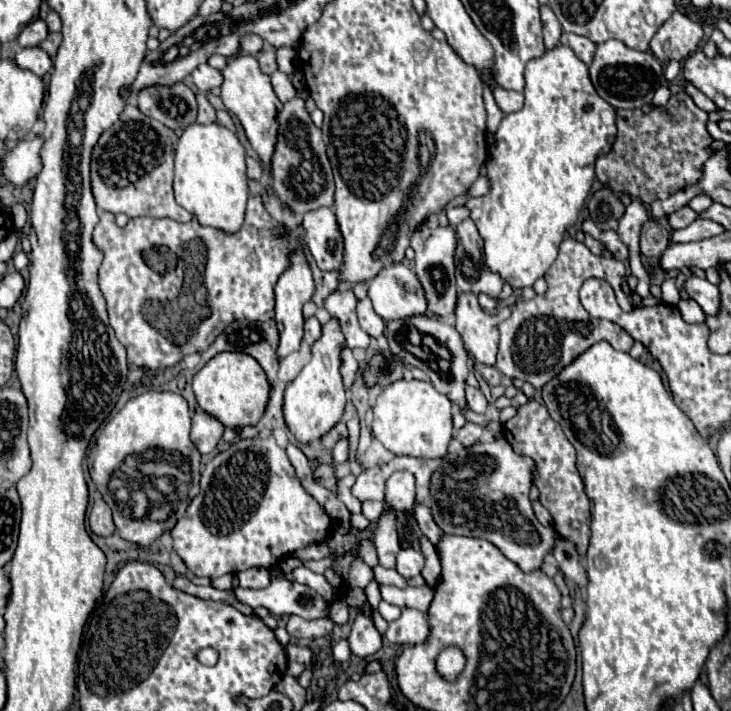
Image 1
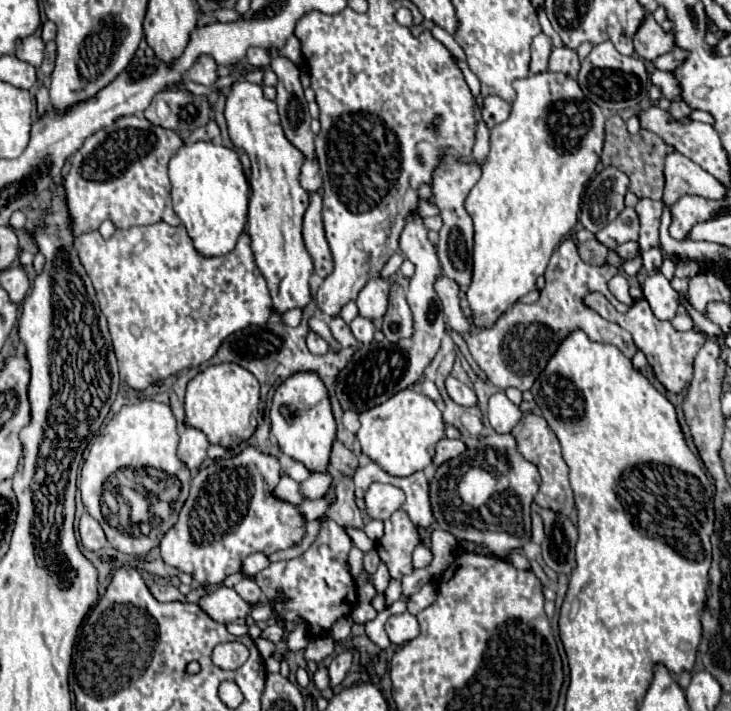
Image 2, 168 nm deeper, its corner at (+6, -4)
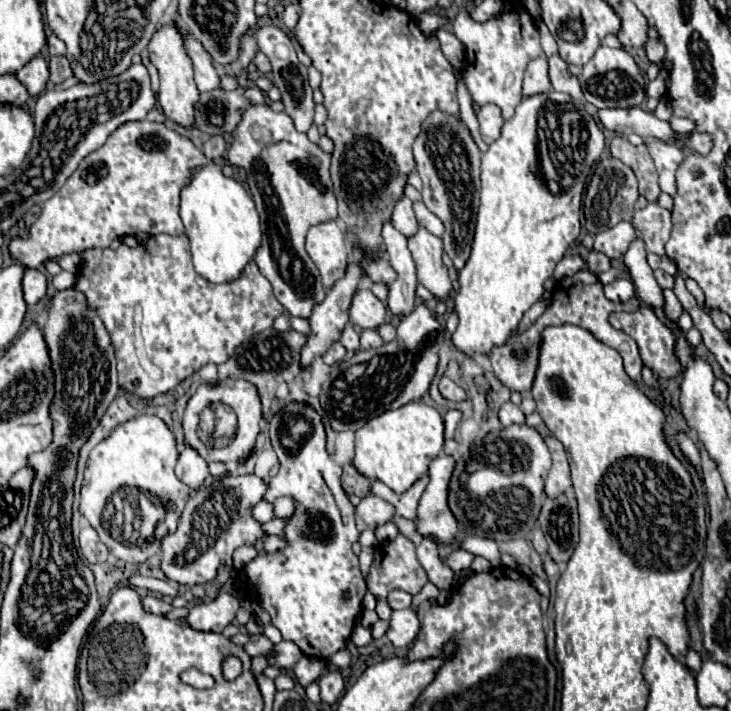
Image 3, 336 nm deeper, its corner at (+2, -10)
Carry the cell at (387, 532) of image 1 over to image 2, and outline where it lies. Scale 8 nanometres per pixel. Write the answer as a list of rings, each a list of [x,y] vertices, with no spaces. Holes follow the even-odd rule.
[[[380,562],[380,566],[378,566],[378,570],[376,570],[376,574],[374,574],[374,586],[376,586],[376,590],[378,590],[378,594],[384,594],[384,590],[386,590],[386,586],[388,586],[388,580],[390,580],[390,572],[388,572],[388,566],[384,564],[384,562]]]

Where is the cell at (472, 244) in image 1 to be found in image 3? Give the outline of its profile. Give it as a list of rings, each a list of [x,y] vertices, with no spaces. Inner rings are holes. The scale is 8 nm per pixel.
[[[442,110],[430,112],[428,118],[422,122],[422,130],[412,144],[412,152],[416,160],[416,172],[420,174],[424,184],[422,200],[426,208],[444,222],[444,250],[448,256],[452,256],[456,270],[460,270],[470,256],[470,246],[474,238],[476,212],[480,204],[478,198],[482,152],[472,140],[466,124],[460,118]]]

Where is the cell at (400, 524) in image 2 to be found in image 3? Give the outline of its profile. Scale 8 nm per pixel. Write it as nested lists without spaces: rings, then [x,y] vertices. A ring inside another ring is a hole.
[[[402,534],[384,544],[380,562],[374,558],[366,576],[368,592],[374,594],[376,600],[384,598],[390,590],[404,590],[416,596],[426,582],[428,576],[416,558],[416,548]]]

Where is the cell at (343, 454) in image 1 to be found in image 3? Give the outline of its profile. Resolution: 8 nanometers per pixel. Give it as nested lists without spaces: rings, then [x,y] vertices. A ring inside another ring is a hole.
[[[276,498],[272,506],[274,506],[274,518],[288,518],[290,512],[294,512],[294,500],[290,498]]]

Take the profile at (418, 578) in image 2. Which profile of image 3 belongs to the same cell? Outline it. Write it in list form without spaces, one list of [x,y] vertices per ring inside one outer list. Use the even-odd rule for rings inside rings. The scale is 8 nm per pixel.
[[[392,590],[388,596],[386,596],[386,602],[392,610],[402,610],[402,608],[408,608],[410,606],[410,600],[412,596],[408,592],[402,592],[402,590]]]

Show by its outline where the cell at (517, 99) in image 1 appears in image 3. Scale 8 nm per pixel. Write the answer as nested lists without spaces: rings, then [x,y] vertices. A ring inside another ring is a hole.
[[[488,104],[488,106],[482,106],[480,112],[476,114],[478,118],[478,124],[480,124],[480,134],[482,134],[482,140],[486,144],[492,144],[498,136],[500,136],[500,130],[502,130],[502,114],[500,114],[500,108],[494,106],[494,104]]]

